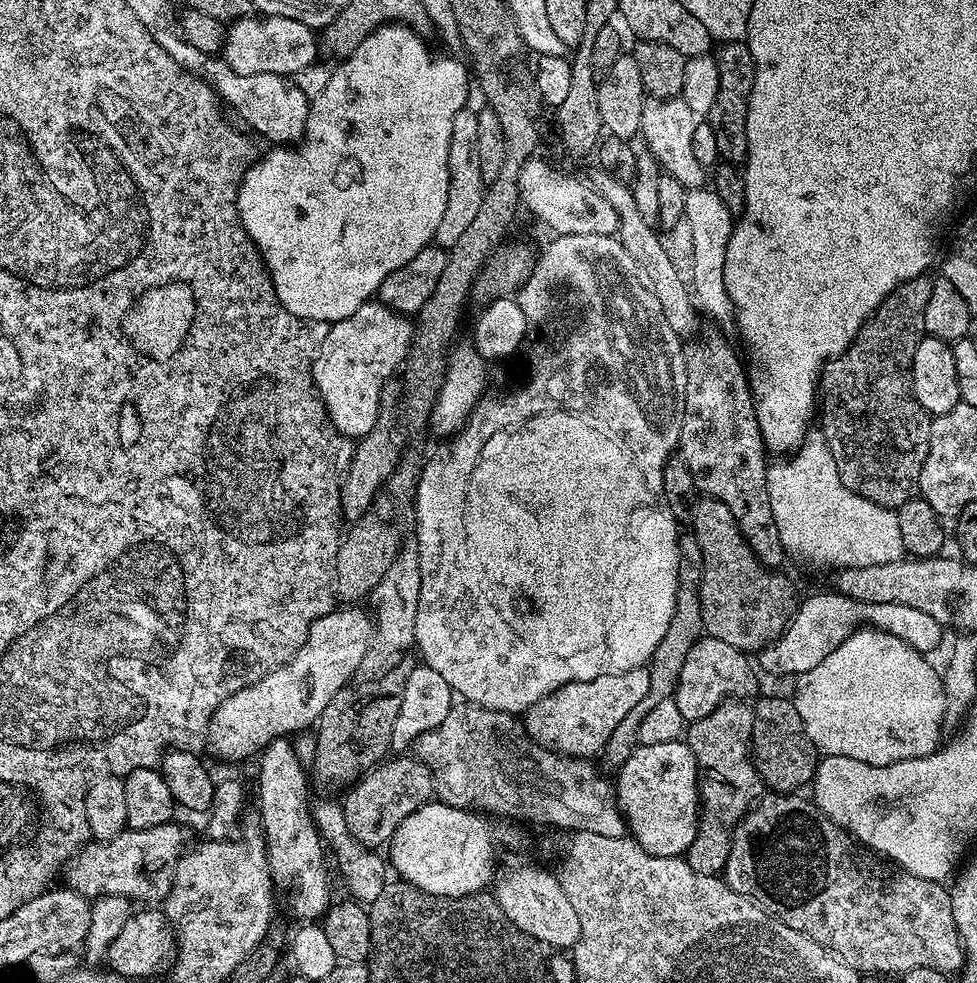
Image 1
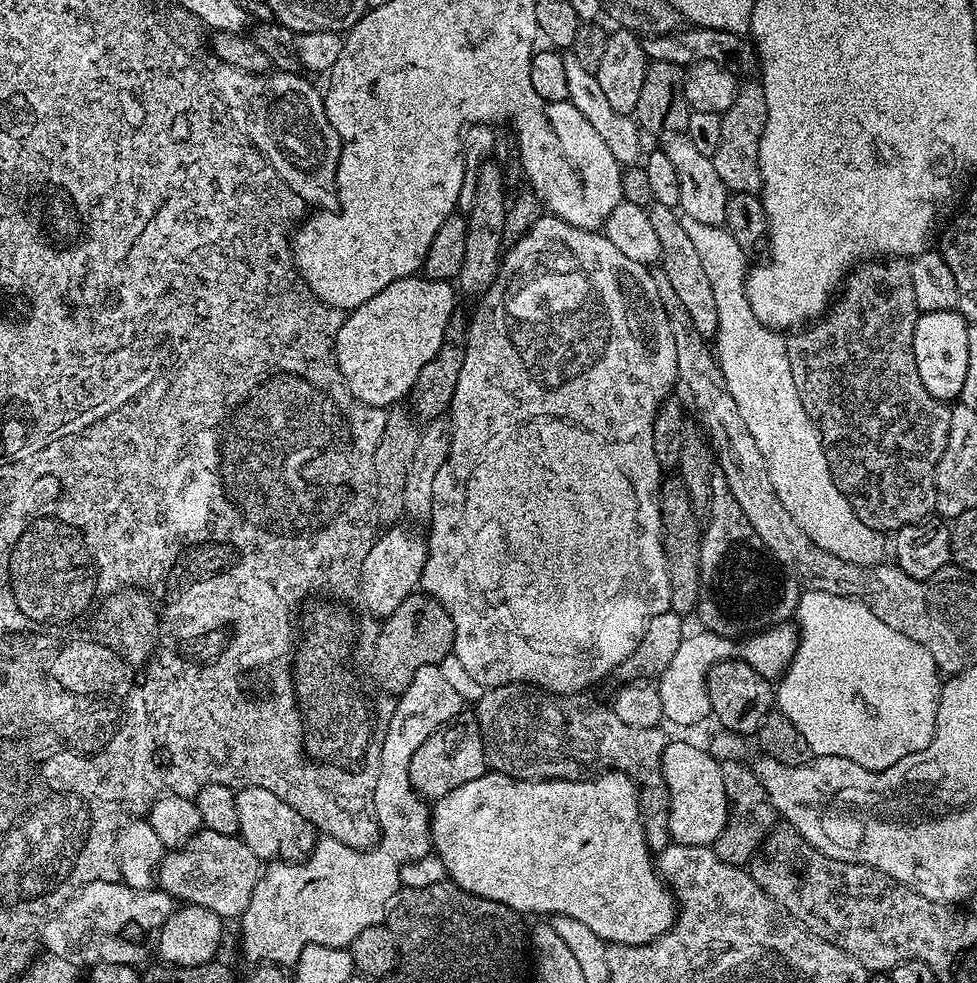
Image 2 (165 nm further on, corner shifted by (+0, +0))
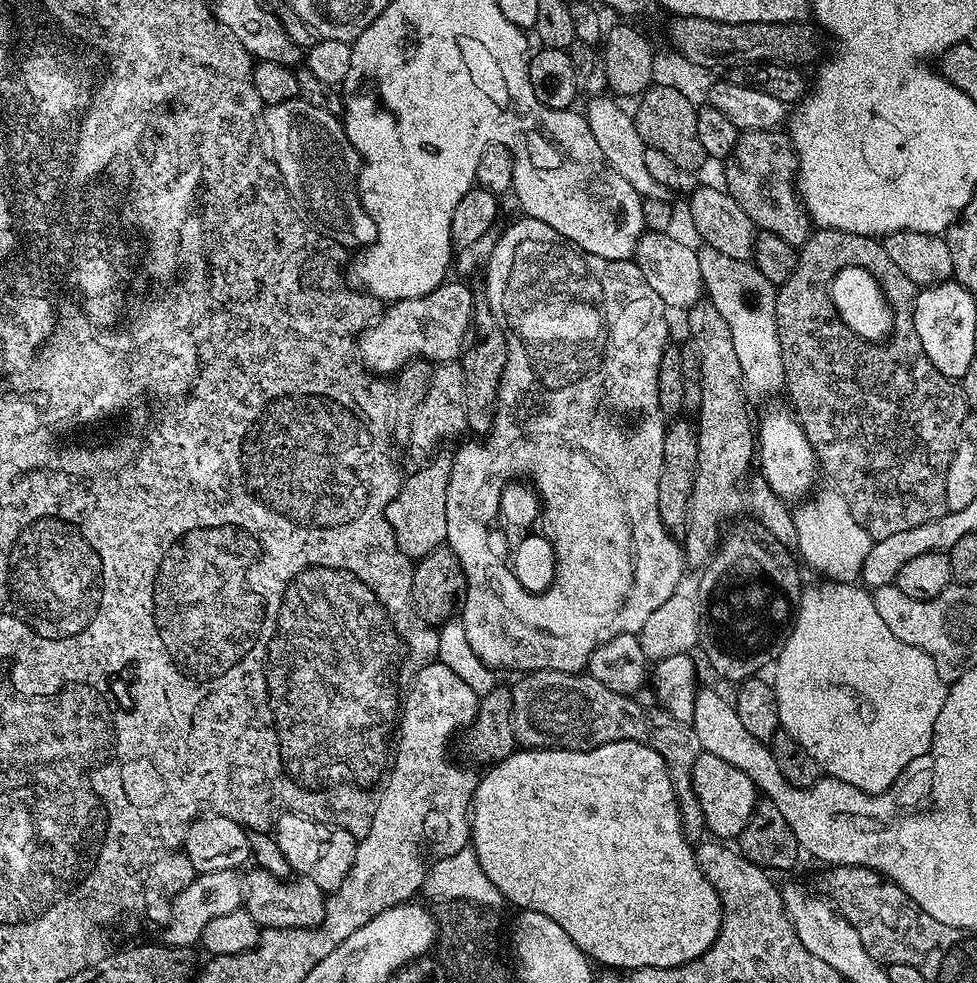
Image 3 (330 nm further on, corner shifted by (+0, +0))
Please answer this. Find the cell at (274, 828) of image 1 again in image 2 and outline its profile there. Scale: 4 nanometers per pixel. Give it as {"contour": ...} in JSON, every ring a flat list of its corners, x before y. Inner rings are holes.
{"contour":[[431,664,430,666,422,666,417,672,415,672,414,678,406,686,406,690,399,693,397,700,400,701,397,702,396,709,393,710,392,717,389,718,388,724,386,720,386,727,382,732,382,739,380,741,380,758,377,766,379,769,378,782,377,789,374,790,374,796,392,796,392,828,388,828,388,832,380,832,380,839,377,840,375,848,365,848,363,850,358,848,347,848,345,844,338,842,337,840,320,838,317,839,316,845,312,847,311,852,309,852,308,855,299,862,277,859,275,862,269,863,267,867,261,871,260,880,257,882,257,885,254,886,253,897,250,898,250,904,246,908,243,916,238,920,240,932,244,935,244,937,240,940,240,944,244,947,244,956,249,960,249,965,299,965,302,950,306,950,306,946,310,946,311,944,326,946,327,948,347,949,357,938,358,934,362,933,362,930,366,930,367,927,374,927,376,924,385,923,386,917,402,888,402,883,400,884,400,867,402,867,407,860,420,860,427,854,427,852,431,853,433,851,432,817,430,815,430,808,426,803,425,798,420,796,419,793,417,793,411,786,410,766,412,765,412,759,419,753,422,742,426,742,426,738,430,738,434,733,436,733,436,731,439,730,439,728,443,728,445,724,455,721,457,717,463,713,460,711,464,708,464,700,460,697,459,690,456,689,450,681,448,681,448,676,442,669,443,667,441,667,440,664]]}

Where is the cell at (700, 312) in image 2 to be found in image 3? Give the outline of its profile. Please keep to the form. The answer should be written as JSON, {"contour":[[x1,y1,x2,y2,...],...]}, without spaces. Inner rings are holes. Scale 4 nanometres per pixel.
{"contour":[[707,298,695,302,687,309,686,315,692,338,690,342,700,360,702,402,696,415,698,466,688,507,688,526,682,537,682,552,687,563,689,561,700,568,712,558,719,545,722,520,743,509,744,492,741,484,747,477,750,460,752,458,753,461,756,452,756,436,744,406,746,385,738,354,735,353,730,326]]}

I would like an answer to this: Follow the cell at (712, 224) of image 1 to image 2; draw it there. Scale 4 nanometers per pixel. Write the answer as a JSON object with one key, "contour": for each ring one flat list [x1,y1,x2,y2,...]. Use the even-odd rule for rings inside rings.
{"contour":[[689,216,683,217,683,223,687,237,698,250,699,261,706,270,711,289,714,290,714,301,718,310,718,326,714,335,716,361,720,364,722,374,726,378,726,386,738,405,738,414,742,414,754,442,758,442,758,450,762,450,762,458,766,458,770,482,774,482,774,490,778,498,782,498,782,506,790,510,790,518,794,518,794,522,798,522,798,526,802,526,802,530,806,530,806,534,818,546,822,546,822,550,830,550,830,554,855,564,881,563,885,559,885,537,877,533,872,536,872,544,864,544,864,532,868,532,870,526,864,528,866,522,860,520,858,514,854,514,850,504,844,504,844,500,836,496,836,488,832,488,832,480,828,480,830,466,824,457,818,430,810,414,806,414,806,406,802,406,802,398,798,398,798,386,794,386,794,374,790,374,790,358,785,337,779,331,758,322,754,310,750,308,750,298,746,298,750,260,742,254,741,247,724,226,706,226,706,222,698,222]]}

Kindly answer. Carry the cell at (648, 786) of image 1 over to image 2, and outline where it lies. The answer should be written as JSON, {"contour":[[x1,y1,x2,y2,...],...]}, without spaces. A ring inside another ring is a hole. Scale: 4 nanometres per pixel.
{"contour":[[673,739,662,754,662,772,670,790,670,834,677,844,712,846,724,836,728,821,726,782,722,782,721,761,708,753,707,747,688,740]]}

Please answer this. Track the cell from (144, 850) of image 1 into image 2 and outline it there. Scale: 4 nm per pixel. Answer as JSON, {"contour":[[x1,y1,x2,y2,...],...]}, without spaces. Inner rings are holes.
{"contour":[[202,828,188,840,187,845,167,851,156,872,159,887,175,901,202,906,223,920,240,919,253,897,254,886,260,880,262,861,239,835,224,835]]}

